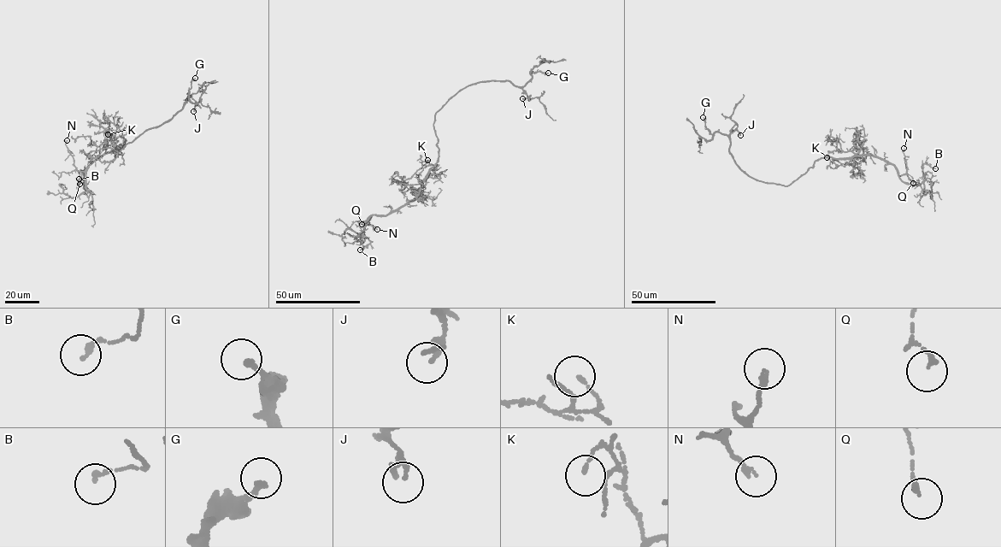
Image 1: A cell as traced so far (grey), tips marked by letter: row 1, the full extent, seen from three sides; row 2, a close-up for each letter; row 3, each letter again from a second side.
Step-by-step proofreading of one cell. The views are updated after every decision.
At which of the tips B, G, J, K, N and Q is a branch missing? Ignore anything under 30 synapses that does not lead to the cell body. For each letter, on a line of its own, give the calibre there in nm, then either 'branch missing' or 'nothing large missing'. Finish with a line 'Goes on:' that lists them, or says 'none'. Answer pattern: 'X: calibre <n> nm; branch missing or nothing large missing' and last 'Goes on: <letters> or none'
B: calibre 150 nm; nothing large missing
G: calibre 220 nm; nothing large missing
J: calibre 170 nm; nothing large missing
K: calibre 120 nm; nothing large missing
N: calibre 170 nm; nothing large missing
Q: calibre 160 nm; nothing large missing
Goes on: none

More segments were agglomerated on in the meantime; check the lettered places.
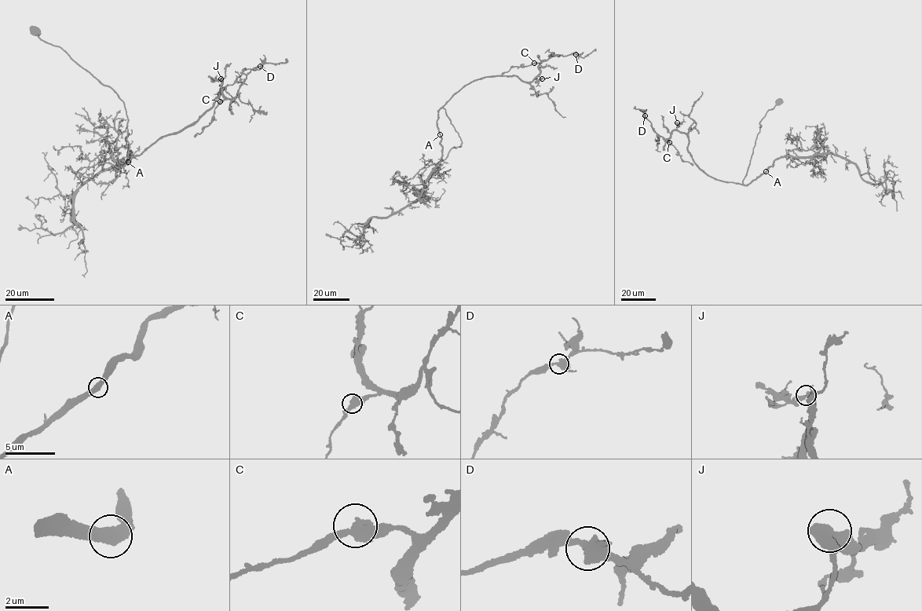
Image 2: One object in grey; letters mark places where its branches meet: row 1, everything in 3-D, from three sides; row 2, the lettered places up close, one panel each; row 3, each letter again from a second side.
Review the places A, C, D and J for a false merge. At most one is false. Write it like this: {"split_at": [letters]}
{"split_at": []}

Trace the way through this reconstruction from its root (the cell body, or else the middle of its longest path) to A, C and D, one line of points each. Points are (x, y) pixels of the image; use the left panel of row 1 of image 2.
A: (35, 31), (37, 36), (57, 45), (123, 101), (128, 120), (129, 161), (123, 166), (119, 162), (128, 162)
C: (35, 31), (123, 101), (126, 164), (159, 138), (192, 126), (221, 88), (226, 99), (220, 101)
D: (35, 31), (123, 101), (126, 164), (192, 126), (221, 88), (235, 97), (260, 66)

